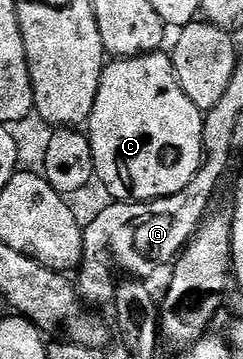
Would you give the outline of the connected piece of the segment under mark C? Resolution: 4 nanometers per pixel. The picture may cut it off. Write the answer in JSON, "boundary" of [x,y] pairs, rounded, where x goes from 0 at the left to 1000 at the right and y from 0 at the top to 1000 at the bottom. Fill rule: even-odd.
{"boundary":[[[691,148],[580,150],[564,162],[490,162],[436,181],[407,223],[391,301],[358,343],[358,370],[383,426],[383,482],[395,504],[432,515],[453,554],[490,563],[617,563],[642,552],[720,546],[786,513],[786,490],[819,479],[835,412],[835,309],[786,290],[770,256],[728,220],[712,164]]]}

